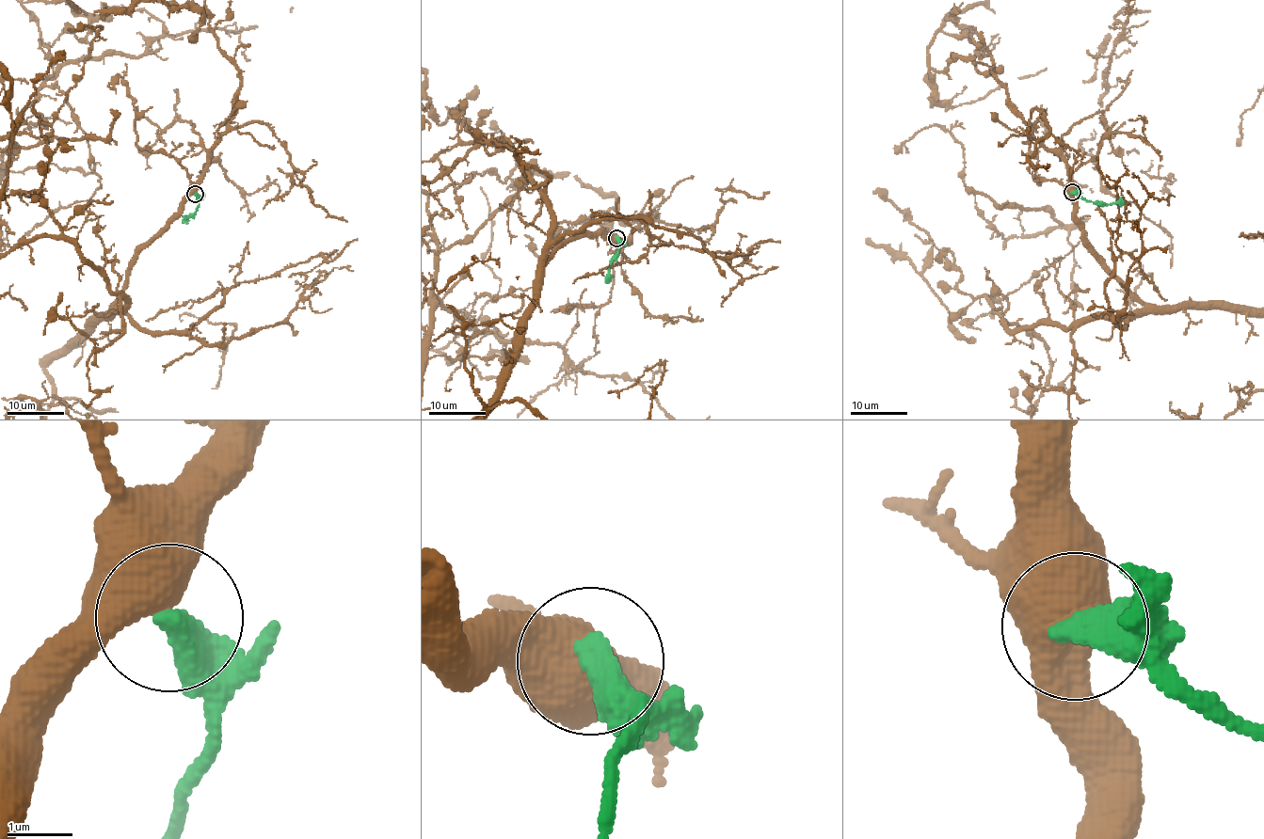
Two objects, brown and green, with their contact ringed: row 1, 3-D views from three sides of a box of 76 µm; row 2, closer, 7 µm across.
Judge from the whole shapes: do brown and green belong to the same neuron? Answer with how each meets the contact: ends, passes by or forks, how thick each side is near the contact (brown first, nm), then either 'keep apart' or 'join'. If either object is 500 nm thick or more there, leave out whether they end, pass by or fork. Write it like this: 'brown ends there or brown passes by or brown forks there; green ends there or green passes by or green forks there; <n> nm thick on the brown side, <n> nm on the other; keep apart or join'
700 nm thick on the brown side, 550 nm on the other; keep apart

